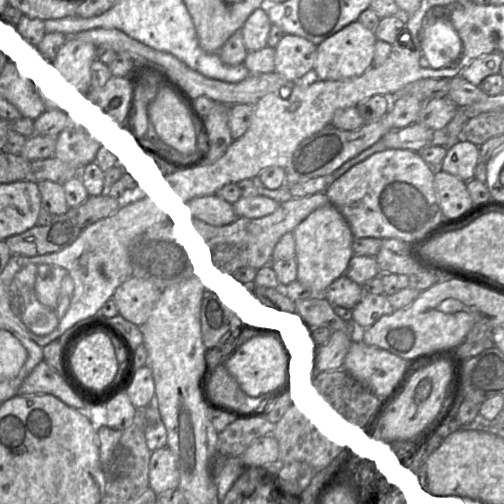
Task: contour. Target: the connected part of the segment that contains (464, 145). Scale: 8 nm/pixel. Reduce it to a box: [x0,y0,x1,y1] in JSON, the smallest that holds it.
[441,141,479,181]

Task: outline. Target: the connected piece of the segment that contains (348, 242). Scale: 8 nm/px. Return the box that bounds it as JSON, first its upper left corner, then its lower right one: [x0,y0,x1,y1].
[292,205,354,298]

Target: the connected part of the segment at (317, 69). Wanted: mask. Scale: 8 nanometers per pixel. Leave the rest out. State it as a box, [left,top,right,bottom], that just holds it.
[310,21,376,81]

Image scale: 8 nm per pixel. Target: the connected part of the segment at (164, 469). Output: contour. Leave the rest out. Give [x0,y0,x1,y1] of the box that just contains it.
[149,447,180,496]

